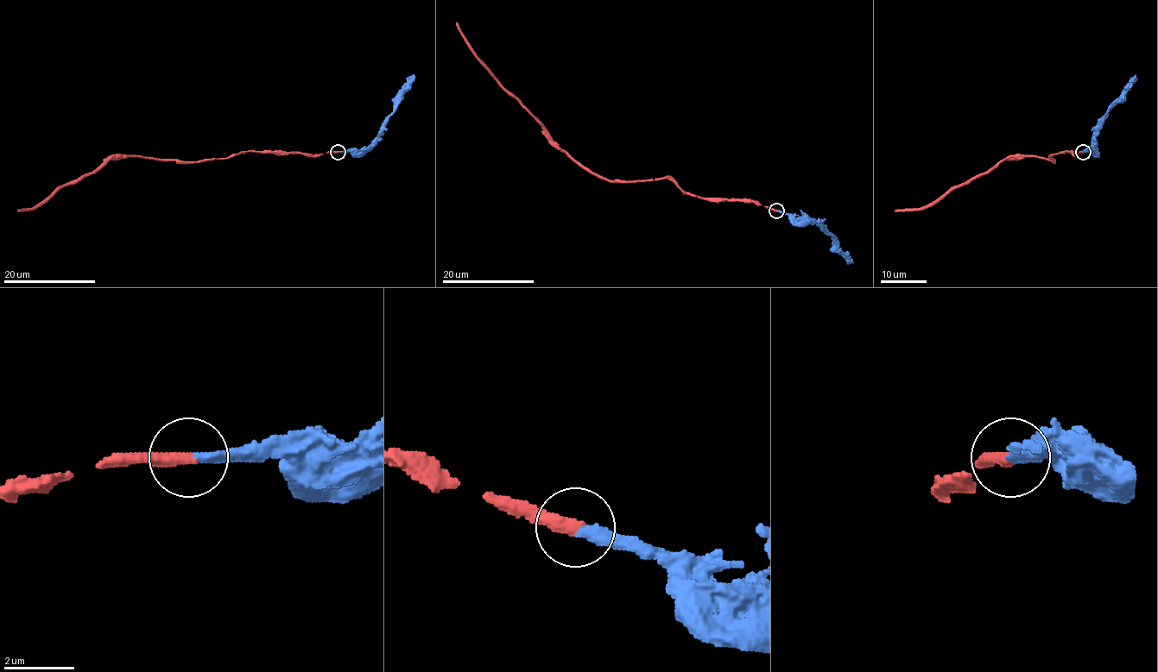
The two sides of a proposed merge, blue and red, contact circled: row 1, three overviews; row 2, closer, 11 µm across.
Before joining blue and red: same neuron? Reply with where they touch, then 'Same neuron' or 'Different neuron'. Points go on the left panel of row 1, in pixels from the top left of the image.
Place: (338, 152). Same neuron

